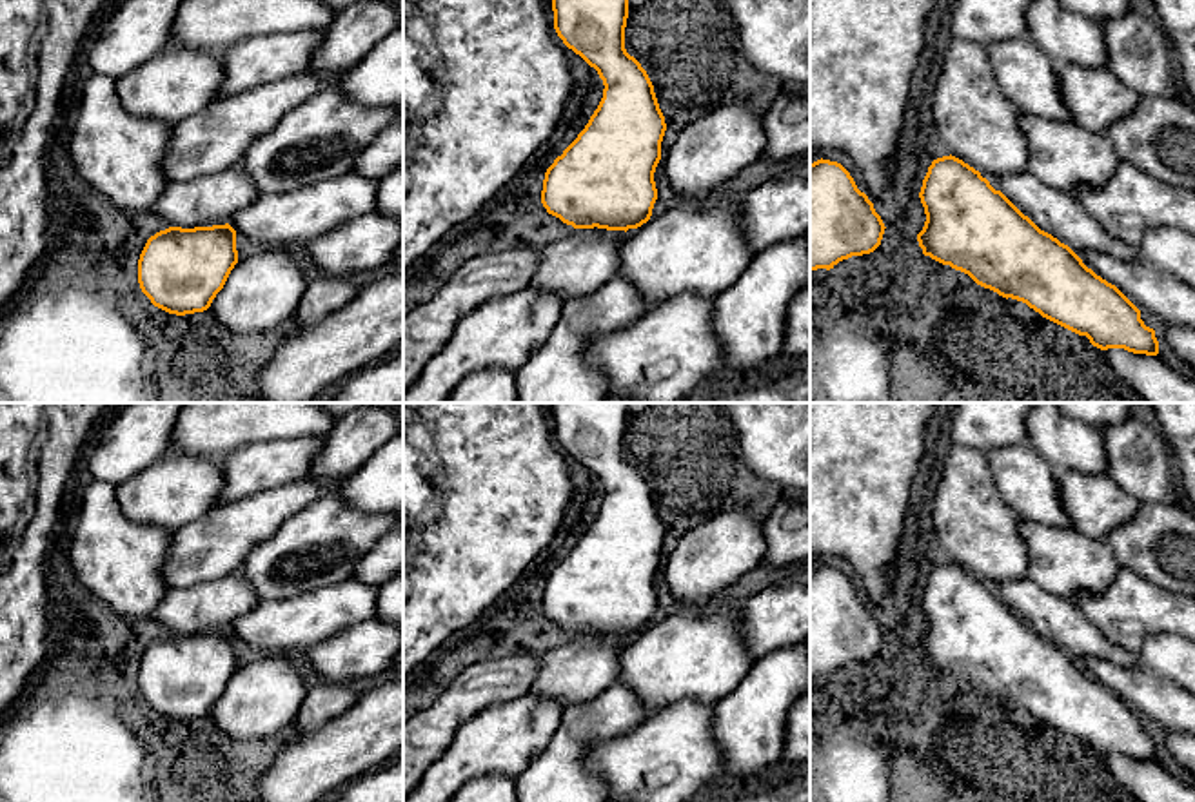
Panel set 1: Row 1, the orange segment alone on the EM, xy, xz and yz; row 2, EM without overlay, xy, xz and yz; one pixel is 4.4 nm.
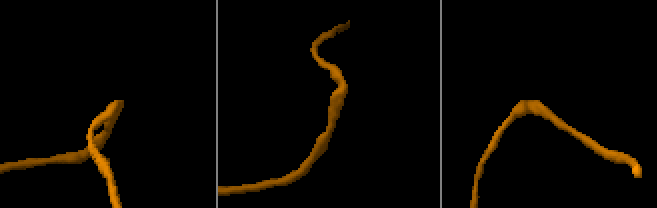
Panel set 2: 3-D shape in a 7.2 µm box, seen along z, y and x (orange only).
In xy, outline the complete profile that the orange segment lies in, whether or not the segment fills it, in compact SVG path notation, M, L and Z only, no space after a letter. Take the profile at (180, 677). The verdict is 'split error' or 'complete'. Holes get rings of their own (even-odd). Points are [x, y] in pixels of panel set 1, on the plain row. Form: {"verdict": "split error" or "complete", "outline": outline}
{"verdict": "complete", "outline": "M225 631L169 633L151 642L138 666L138 690L169 720L203 719L238 670L236 637Z"}

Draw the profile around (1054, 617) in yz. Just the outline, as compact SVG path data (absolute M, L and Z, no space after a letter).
M1028 577L1004 582L999 597L1041 637L1068 651L1077 662L1099 657L1121 668L1142 664L1139 651L1111 644L1073 601L1042 590Z

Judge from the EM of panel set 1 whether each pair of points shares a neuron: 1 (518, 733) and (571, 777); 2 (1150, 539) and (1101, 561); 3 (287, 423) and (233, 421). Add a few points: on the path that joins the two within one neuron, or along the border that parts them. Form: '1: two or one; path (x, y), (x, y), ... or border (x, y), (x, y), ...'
1: two; border (563, 715), (547, 746), (516, 779)
2: two; border (1105, 539), (1121, 567)
3: one; path (275, 421), (246, 421)

